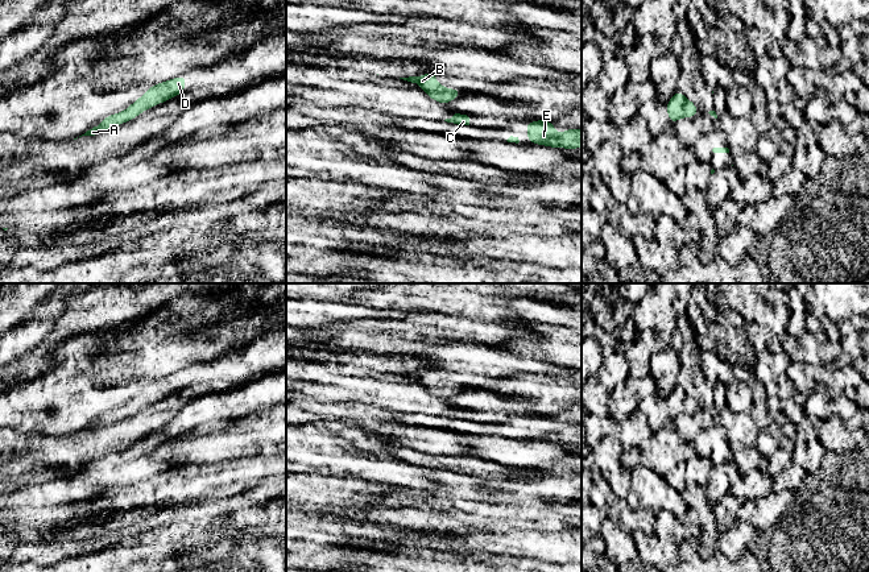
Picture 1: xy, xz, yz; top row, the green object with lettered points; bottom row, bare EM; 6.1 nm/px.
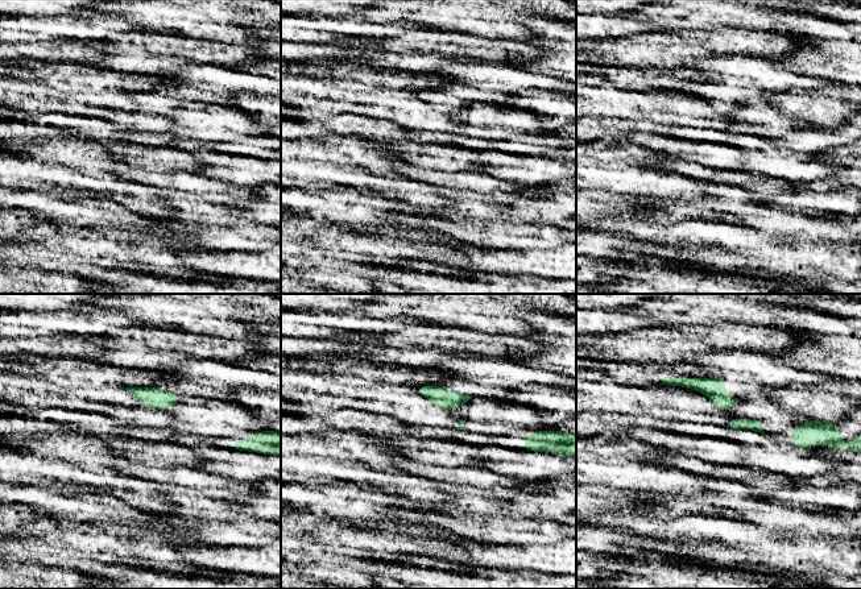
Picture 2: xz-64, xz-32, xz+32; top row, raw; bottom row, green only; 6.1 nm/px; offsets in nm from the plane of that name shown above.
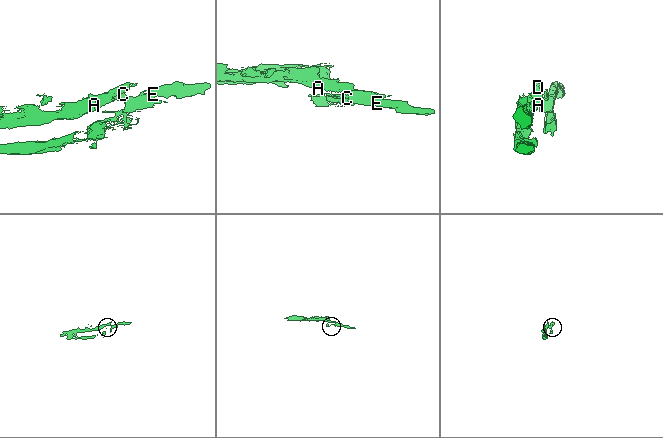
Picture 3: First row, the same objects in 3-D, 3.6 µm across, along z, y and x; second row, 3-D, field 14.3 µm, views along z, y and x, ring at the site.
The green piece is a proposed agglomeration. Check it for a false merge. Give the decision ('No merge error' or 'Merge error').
Merge error

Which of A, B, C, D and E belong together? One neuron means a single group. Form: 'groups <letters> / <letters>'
groups A B D / C E

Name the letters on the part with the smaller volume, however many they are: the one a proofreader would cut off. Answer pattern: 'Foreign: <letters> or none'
Foreign: C, E

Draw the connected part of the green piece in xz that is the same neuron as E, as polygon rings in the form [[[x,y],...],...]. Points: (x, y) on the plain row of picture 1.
[[[535,415],[525,419],[529,436],[526,439],[538,439],[549,443],[580,444],[582,424],[566,423],[564,428],[558,431],[555,420],[549,415]]]

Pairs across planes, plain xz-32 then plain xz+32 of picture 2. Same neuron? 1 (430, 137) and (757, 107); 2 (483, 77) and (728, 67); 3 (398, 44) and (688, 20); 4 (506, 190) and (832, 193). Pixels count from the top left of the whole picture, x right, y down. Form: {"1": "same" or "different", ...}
{"1": "same", "2": "same", "3": "different", "4": "different"}

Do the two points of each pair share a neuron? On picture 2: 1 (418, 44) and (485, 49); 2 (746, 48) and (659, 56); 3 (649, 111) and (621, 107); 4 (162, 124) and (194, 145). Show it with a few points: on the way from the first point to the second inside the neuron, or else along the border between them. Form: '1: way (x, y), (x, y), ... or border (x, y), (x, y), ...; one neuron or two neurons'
1: way (435, 44), (468, 48); one neuron
2: way (725, 44), (681, 44); one neuron
3: way (642, 106), (628, 106); one neuron
4: border (165, 116), (173, 123), (169, 131); two neurons

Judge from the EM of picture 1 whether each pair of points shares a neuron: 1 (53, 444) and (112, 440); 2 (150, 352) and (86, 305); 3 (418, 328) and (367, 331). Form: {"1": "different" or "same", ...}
{"1": "same", "2": "different", "3": "same"}

